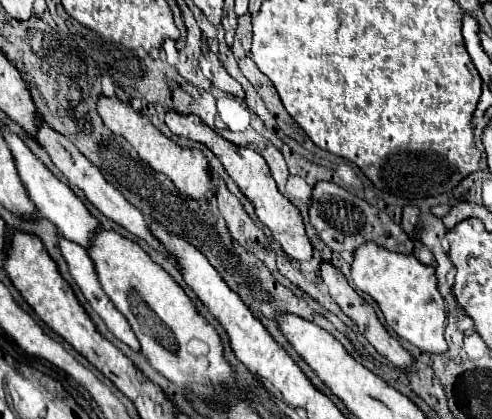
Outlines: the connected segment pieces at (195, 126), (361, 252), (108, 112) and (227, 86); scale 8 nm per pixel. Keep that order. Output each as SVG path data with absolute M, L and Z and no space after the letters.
M174 109L166 111L164 115L164 121L168 125L168 129L174 133L174 135L180 135L180 137L188 137L192 141L198 141L202 145L206 145L218 159L220 163L224 165L226 173L236 181L236 185L240 187L240 191L254 203L256 207L256 213L260 217L260 221L272 231L274 239L282 245L282 249L294 257L294 259L310 259L312 257L312 245L306 237L306 231L304 231L304 223L302 223L302 215L298 211L296 205L290 203L290 199L286 199L278 187L276 187L276 181L272 179L270 175L270 169L266 165L266 161L260 157L260 153L256 153L254 149L250 147L238 147L230 141L226 141L224 137L220 137L216 131L212 131L198 115L190 113L190 115L182 115Z
M364 243L354 251L352 281L378 303L388 327L392 327L398 337L426 353L444 353L448 349L444 341L446 305L438 291L434 267L420 263L414 255L400 255L376 243Z
M100 97L98 113L100 113L104 125L108 129L112 129L114 133L122 135L140 153L140 157L146 163L150 163L150 167L154 171L164 173L166 177L170 177L180 193L190 195L192 199L204 199L206 191L210 189L210 171L208 171L208 159L200 149L196 149L196 147L180 147L178 143L174 143L172 139L162 135L138 111L134 111L130 103L120 101L118 97L112 97L112 99L110 97Z
M206 51L200 55L200 69L212 81L214 87L218 87L224 93L232 93L238 99L244 99L242 85L226 73L226 69L222 67L222 63L218 61L218 57L212 51Z

